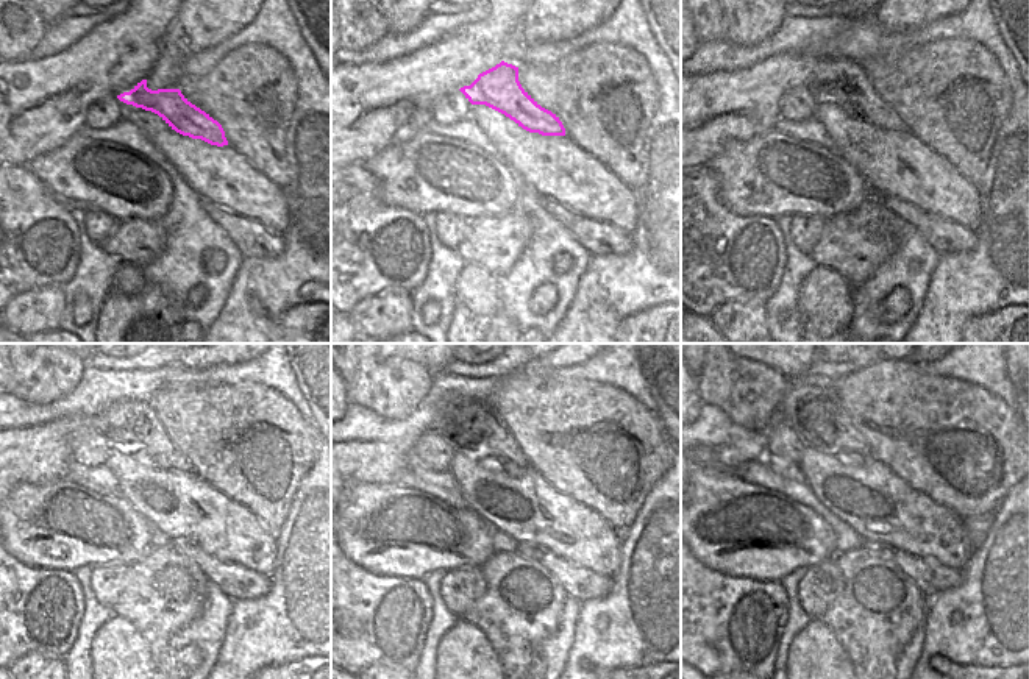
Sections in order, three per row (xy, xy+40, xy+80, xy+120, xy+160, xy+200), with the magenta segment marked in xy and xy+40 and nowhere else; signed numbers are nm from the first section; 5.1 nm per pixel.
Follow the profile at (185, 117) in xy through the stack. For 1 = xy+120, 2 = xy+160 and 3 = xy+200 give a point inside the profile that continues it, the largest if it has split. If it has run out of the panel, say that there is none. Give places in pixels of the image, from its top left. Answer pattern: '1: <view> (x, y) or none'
1: xy+120 (130, 426)
2: xy+160 (472, 426)
3: xy+200 (818, 420)

